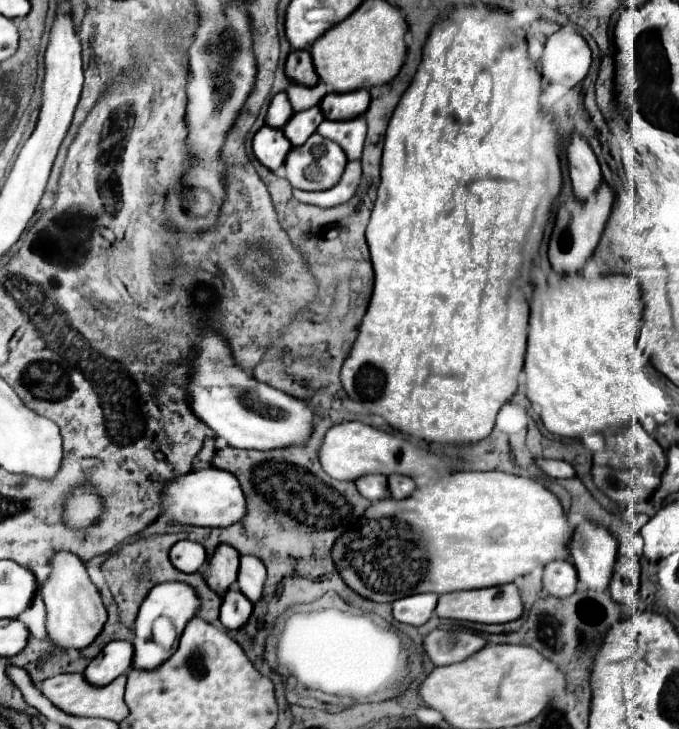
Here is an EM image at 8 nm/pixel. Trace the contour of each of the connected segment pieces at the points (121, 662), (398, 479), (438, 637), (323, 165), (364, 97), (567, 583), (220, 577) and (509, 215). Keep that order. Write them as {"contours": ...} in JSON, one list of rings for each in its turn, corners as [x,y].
{"contours":[[[[111,641],[85,669],[85,679],[93,687],[105,687],[115,681],[119,675],[131,669],[131,655],[135,647],[129,641]]],[[[389,475],[387,483],[389,483],[391,497],[395,499],[405,499],[415,491],[415,481],[407,475]]],[[[435,629],[423,639],[423,649],[433,661],[433,665],[451,665],[463,661],[485,645],[485,639],[469,631]]],[[[313,133],[303,147],[291,149],[285,161],[285,177],[297,189],[321,191],[339,183],[345,165],[343,149],[335,141]]],[[[359,89],[359,91],[349,91],[349,93],[331,93],[321,101],[321,109],[327,119],[355,119],[355,115],[363,115],[371,103],[369,91]]],[[[555,559],[545,567],[543,591],[553,597],[569,597],[577,589],[577,575],[571,561]]],[[[219,545],[215,553],[209,559],[209,571],[205,575],[205,581],[209,587],[217,589],[219,595],[225,595],[227,587],[237,579],[237,569],[239,569],[239,553],[227,545]]],[[[463,7],[451,13],[445,23],[431,29],[431,35],[423,47],[423,61],[419,71],[393,111],[391,123],[385,135],[381,185],[377,189],[375,209],[367,227],[367,245],[375,271],[373,293],[359,325],[359,335],[343,361],[341,385],[345,393],[359,401],[369,413],[381,415],[393,429],[433,443],[467,445],[485,439],[495,425],[495,417],[503,403],[507,403],[519,385],[519,373],[525,359],[529,303],[525,287],[529,287],[531,261],[549,219],[549,209],[561,191],[561,167],[559,167],[559,137],[553,117],[539,107],[541,73],[529,59],[527,41],[519,39],[507,25],[501,9],[489,7]]]]}

